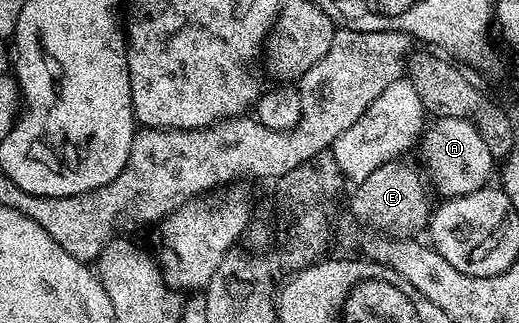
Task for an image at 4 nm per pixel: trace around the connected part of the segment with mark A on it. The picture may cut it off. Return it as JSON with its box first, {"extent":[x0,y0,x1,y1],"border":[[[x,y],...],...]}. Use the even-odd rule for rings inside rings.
{"extent":[422,116,496,198],"border":[[[444,116],[438,119],[435,119],[433,121],[434,125],[427,127],[425,129],[424,135],[426,134],[426,137],[423,138],[422,140],[422,156],[424,159],[426,159],[426,164],[428,167],[430,167],[430,172],[428,170],[428,176],[429,179],[432,181],[433,187],[434,184],[436,187],[438,187],[438,192],[439,192],[439,197],[442,198],[449,198],[449,197],[456,197],[456,196],[463,196],[464,194],[470,194],[472,192],[475,192],[476,190],[480,188],[487,187],[488,181],[486,180],[490,176],[490,171],[493,170],[493,168],[496,168],[496,161],[494,158],[494,155],[490,153],[490,147],[486,145],[484,142],[484,138],[482,137],[481,133],[478,132],[477,127],[469,119],[463,118],[461,116]]]}

